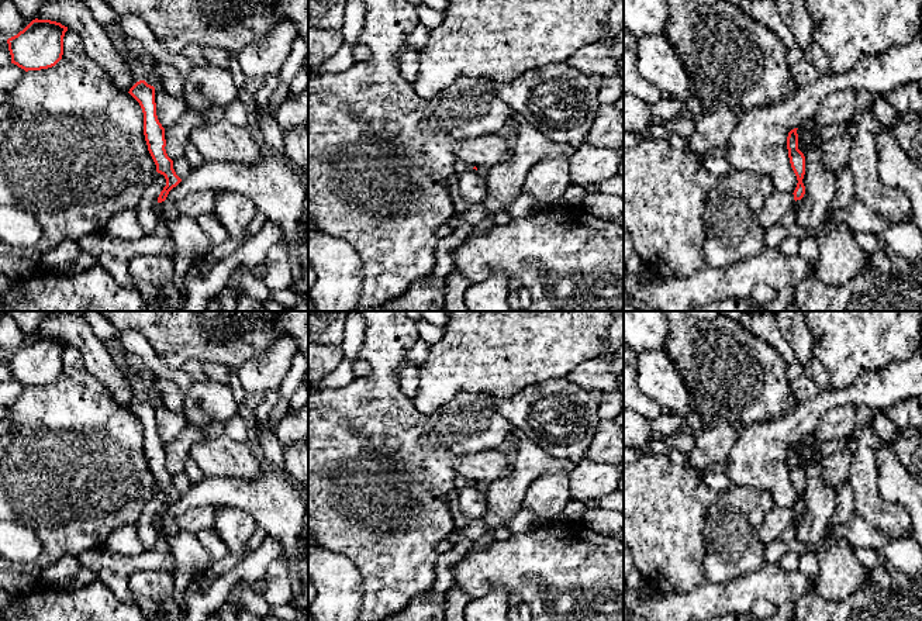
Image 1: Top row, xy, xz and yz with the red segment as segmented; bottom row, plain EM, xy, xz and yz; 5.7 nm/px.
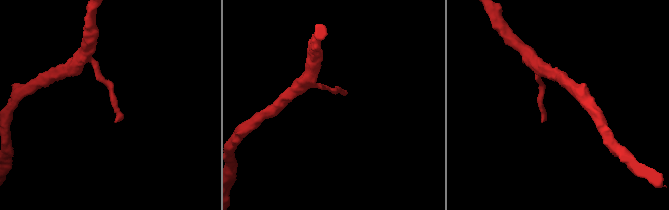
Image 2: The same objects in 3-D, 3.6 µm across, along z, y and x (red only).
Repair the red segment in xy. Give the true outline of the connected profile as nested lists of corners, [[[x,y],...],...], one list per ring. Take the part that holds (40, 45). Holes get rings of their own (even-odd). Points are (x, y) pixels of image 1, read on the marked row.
[[[32,20],[23,31],[7,39],[11,63],[28,70],[55,66],[63,55],[68,27],[51,20]]]

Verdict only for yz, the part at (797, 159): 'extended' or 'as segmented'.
as segmented

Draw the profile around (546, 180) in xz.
[[[552,155],[531,166],[521,192],[532,194],[541,208],[552,208],[560,207],[563,193],[569,186],[569,158]]]

